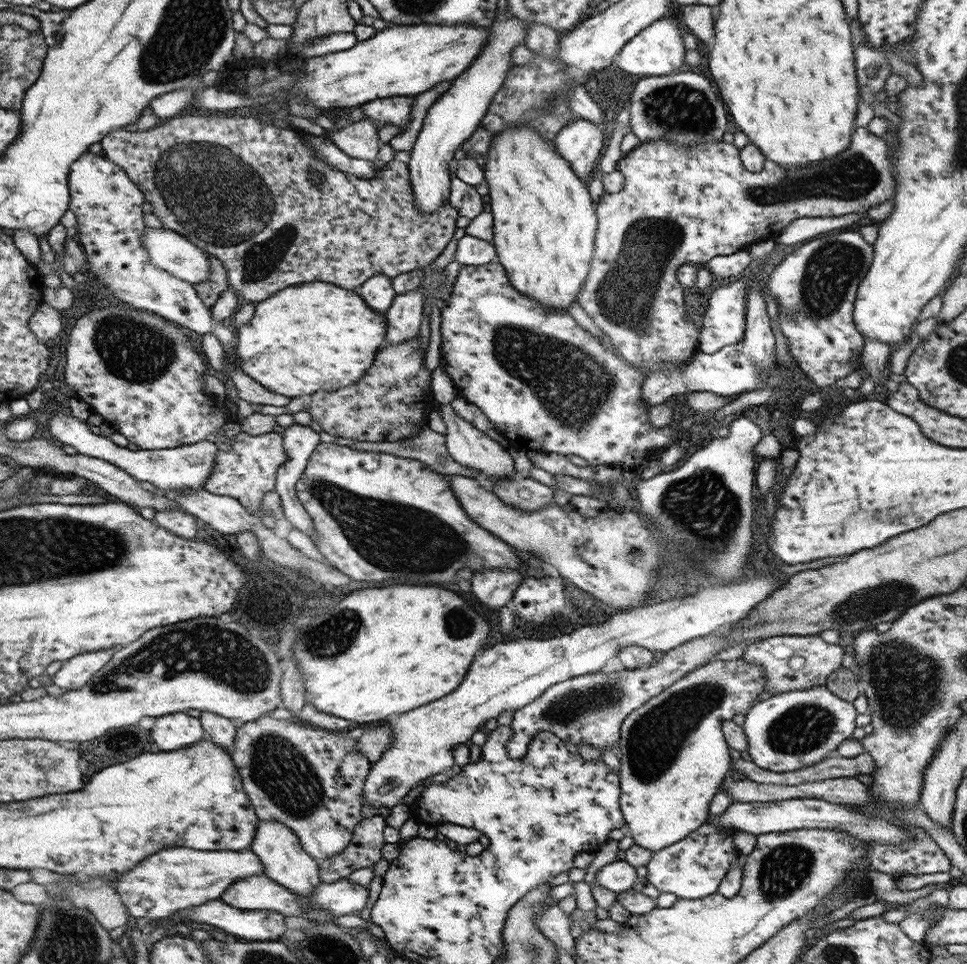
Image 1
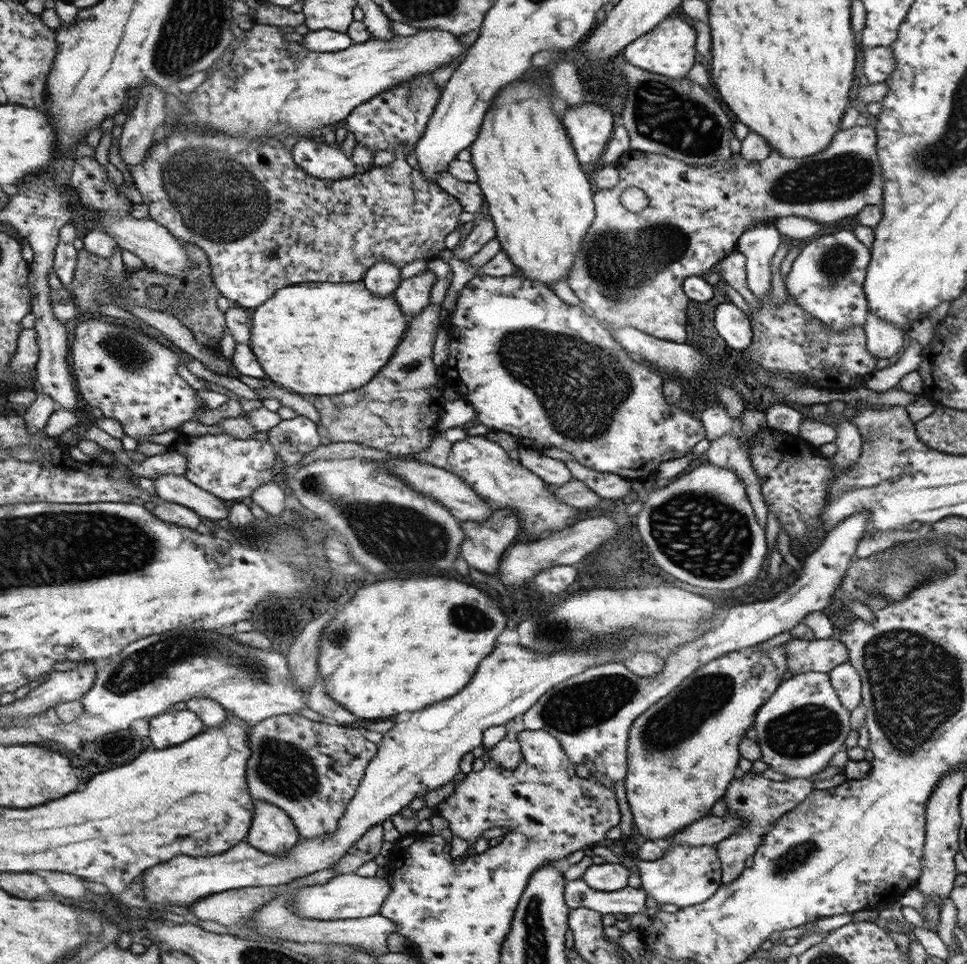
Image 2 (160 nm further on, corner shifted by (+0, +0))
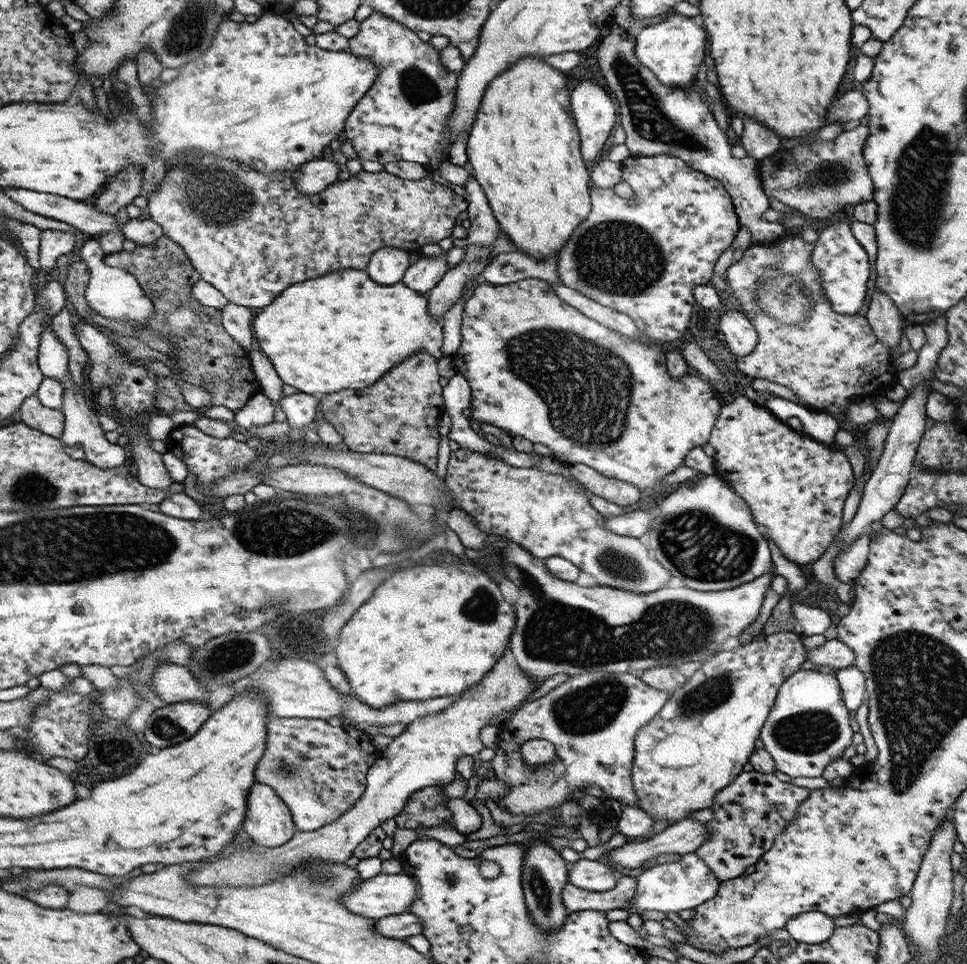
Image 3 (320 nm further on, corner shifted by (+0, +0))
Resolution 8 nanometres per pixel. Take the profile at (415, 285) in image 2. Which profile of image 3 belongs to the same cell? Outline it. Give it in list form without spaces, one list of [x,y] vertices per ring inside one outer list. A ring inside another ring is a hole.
[[[447,252],[433,257],[421,255],[421,259],[409,265],[402,282],[423,295],[428,294],[441,283],[446,272],[449,272],[446,256]]]

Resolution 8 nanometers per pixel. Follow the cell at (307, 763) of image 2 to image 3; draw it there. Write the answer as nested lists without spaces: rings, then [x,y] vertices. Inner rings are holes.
[[[272,717],[267,723],[266,751],[254,773],[256,783],[270,785],[289,805],[298,831],[312,832],[340,819],[361,800],[367,786],[366,772],[376,763],[376,758],[378,752],[372,746],[370,736],[364,734],[364,744],[358,734],[352,740],[344,724],[334,727],[328,721],[316,718]]]

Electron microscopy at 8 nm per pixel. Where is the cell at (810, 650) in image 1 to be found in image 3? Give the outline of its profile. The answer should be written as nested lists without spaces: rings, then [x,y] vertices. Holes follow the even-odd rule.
[[[837,639],[826,640],[822,647],[806,650],[806,661],[834,669],[846,668],[854,665],[854,652]]]

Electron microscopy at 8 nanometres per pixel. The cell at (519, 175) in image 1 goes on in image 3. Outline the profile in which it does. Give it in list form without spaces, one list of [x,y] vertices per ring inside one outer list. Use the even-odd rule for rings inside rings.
[[[529,56],[518,59],[498,74],[480,100],[467,144],[467,167],[481,184],[500,230],[528,256],[538,260],[556,259],[573,232],[589,218],[592,196],[591,177],[580,156],[579,130],[562,70],[548,64],[543,57]]]

